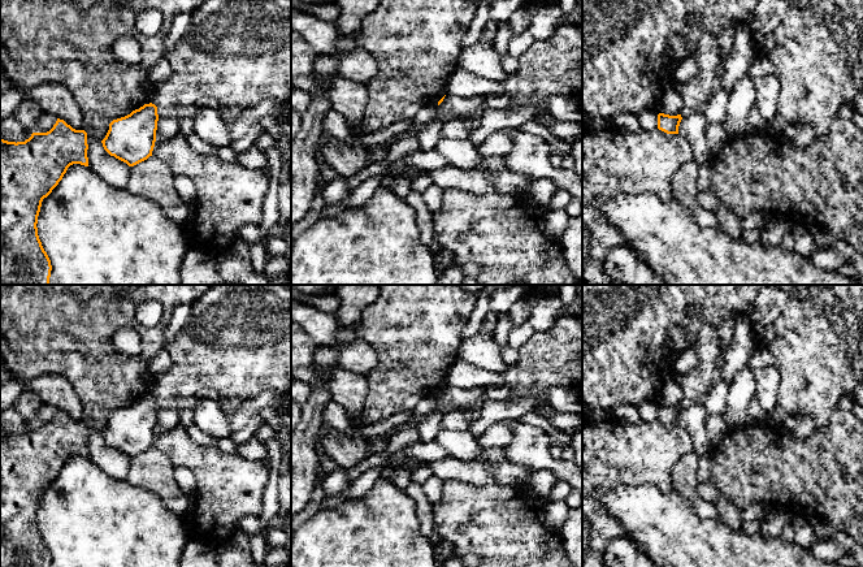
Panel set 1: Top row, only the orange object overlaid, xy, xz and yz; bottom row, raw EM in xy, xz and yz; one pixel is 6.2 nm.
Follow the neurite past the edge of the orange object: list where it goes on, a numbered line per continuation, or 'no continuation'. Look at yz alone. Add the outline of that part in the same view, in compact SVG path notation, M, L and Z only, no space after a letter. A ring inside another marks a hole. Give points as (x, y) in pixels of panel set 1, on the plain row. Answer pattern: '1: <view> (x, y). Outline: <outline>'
no continuation

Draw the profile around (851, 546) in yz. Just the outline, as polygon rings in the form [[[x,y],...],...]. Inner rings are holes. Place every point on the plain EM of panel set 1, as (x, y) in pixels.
[[[836,531],[833,538],[845,547],[846,553],[851,555],[860,567],[863,567],[863,547],[854,537],[846,532]]]

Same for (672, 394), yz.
[[[677,375],[671,376],[662,388],[659,404],[677,407],[681,406],[684,398],[680,377]]]

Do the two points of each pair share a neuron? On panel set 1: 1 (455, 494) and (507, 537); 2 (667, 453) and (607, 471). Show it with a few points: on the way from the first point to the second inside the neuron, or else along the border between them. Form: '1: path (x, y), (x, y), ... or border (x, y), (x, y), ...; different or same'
1: path (468, 507), (494, 531); same
2: path (653, 453), (624, 454), (621, 457); same

